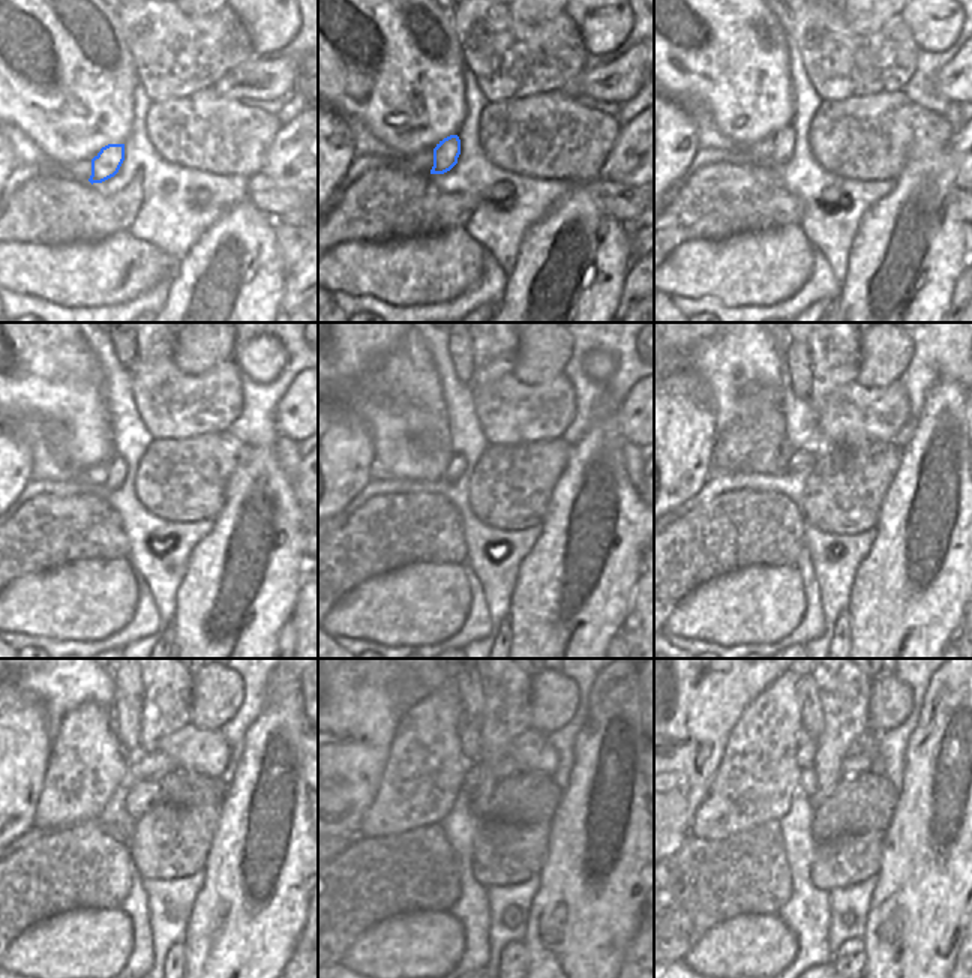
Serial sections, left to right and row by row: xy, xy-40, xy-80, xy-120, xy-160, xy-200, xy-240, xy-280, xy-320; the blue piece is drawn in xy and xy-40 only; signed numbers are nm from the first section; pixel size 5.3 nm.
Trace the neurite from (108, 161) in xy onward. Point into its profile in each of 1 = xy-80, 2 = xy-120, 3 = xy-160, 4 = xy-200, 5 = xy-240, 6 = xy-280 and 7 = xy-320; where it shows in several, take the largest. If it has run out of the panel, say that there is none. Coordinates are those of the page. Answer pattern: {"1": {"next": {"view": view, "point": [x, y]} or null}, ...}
{"1": {"next": {"view": "xy-80", "point": [785, 140]}}, "2": {"next": {"view": "xy-120", "point": [117, 470]}}, "3": {"next": {"view": "xy-160", "point": [458, 464]}}, "4": {"next": {"view": "xy-200", "point": [801, 461]}}, "5": {"next": {"view": "xy-240", "point": [143, 795]}}, "6": {"next": {"view": "xy-280", "point": [507, 689]}}, "7": {"next": {"view": "xy-320", "point": [843, 689]}}}

